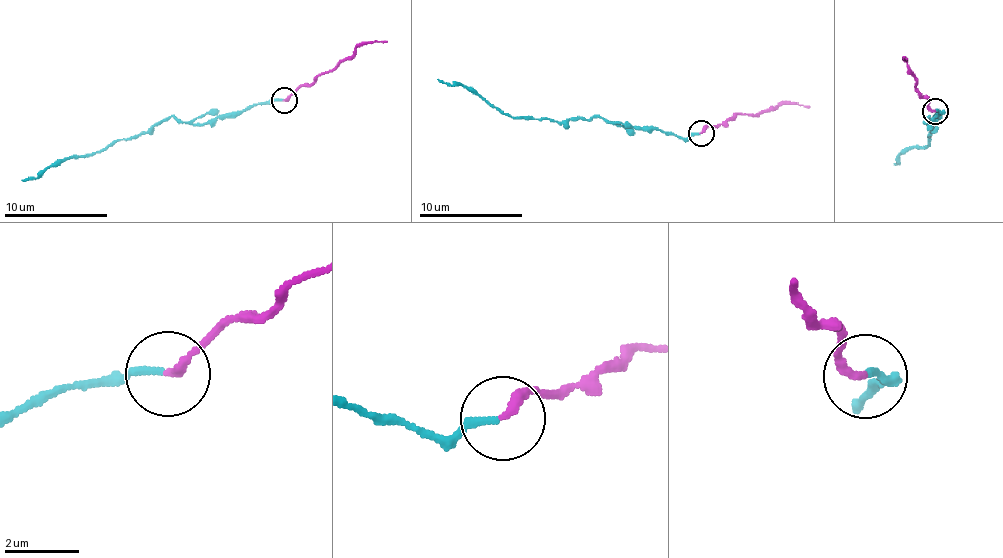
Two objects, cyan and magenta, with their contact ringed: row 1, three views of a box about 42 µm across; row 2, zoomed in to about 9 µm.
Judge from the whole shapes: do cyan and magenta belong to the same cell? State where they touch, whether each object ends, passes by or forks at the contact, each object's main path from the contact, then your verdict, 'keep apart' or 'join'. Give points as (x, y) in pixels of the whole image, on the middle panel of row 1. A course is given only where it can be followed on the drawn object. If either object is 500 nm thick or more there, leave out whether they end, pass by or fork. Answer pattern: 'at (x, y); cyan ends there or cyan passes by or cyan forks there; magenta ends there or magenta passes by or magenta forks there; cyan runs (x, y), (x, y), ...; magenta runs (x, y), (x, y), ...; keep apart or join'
at (701, 133); cyan ends there; magenta ends there; cyan runs (699, 132), (678, 137), (620, 121), (510, 118), (476, 95), (436, 78); magenta runs (701, 132), (739, 115), (752, 114), (780, 104), (808, 107); join

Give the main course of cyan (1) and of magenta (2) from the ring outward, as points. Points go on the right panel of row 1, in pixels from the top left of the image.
1: (935, 110), (941, 111), (927, 126), (930, 118), (929, 145), (909, 147), (893, 164)
2: (934, 110), (916, 88), (907, 58)

